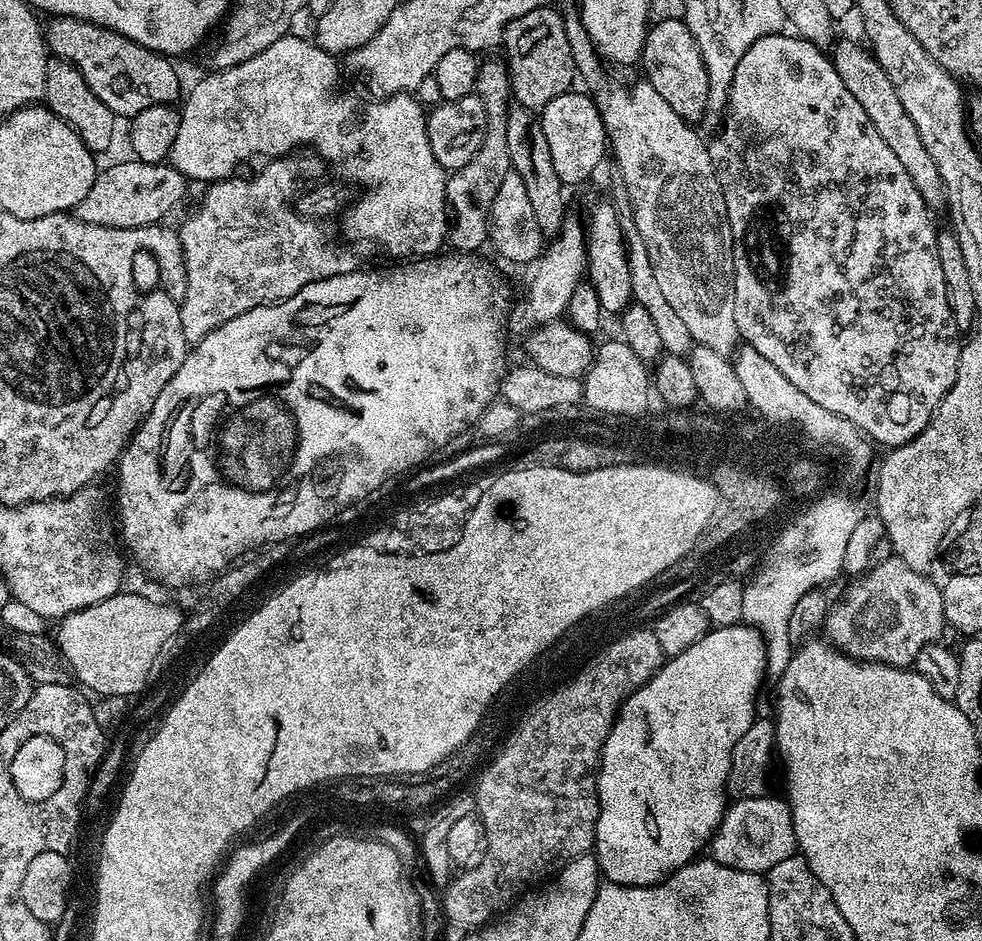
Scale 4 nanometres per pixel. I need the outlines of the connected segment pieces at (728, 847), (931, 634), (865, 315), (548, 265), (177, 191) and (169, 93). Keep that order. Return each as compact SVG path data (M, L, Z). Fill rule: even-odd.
M775 794L759 796L758 798L733 799L725 807L724 817L720 819L720 824L710 841L710 856L717 864L734 870L746 870L747 872L759 872L761 874L767 874L771 868L778 866L778 862L786 862L786 858L797 855L797 852L792 807L788 804L787 799L780 797L779 800Z
M895 554L887 556L880 564L869 568L863 576L851 581L852 589L845 594L844 600L831 605L828 618L822 628L826 639L833 648L851 656L854 660L866 660L878 664L889 664L891 668L908 668L915 665L918 650L927 644L935 644L940 639L945 626L942 588L939 583L931 584L923 572L910 570Z
M795 34L758 38L758 42L742 54L742 62L738 62L738 70L734 70L734 82L730 82L724 118L724 129L710 140L708 153L726 198L726 214L732 231L734 322L740 331L740 340L747 347L758 350L762 358L774 362L774 366L782 370L782 374L786 374L806 398L854 422L869 441L877 445L888 444L889 449L910 442L926 430L942 398L950 386L954 386L962 347L961 337L956 337L958 329L952 318L950 302L946 302L946 282L942 282L942 262L938 262L936 245L938 228L928 217L930 209L922 194L918 194L918 186L910 182L910 174L906 174L902 162L898 162L898 154L892 153L882 134L874 130L874 122L866 118L866 110L858 106L858 98L846 90L831 59L809 40Z
M572 218L565 219L563 228L543 249L540 259L535 261L531 269L533 272L532 281L528 284L528 312L536 319L537 325L550 324L567 313L570 294L574 294L574 290L585 279L587 259L585 225Z
M127 158L121 164L112 164L109 168L101 167L94 178L94 186L90 186L90 194L82 198L74 209L76 219L94 226L110 226L111 228L150 227L159 225L164 215L184 196L184 191L190 187L189 181L178 169L165 162L162 164L147 164L135 158Z
M54 16L47 22L49 24L46 24L46 43L49 53L57 60L65 60L68 64L72 64L78 70L78 74L86 78L98 102L106 102L106 106L110 106L110 110L117 118L124 118L124 116L131 118L142 114L142 110L146 110L151 104L175 105L181 99L180 76L172 65L175 63L169 57L158 54L154 50L146 50L146 46L138 46L130 42L130 38L109 28L98 26L94 22L69 16Z

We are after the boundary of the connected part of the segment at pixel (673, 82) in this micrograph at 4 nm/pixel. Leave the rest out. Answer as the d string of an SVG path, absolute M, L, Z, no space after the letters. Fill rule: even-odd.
M657 20L649 27L644 39L643 75L662 94L662 98L682 119L697 122L706 116L708 79L698 42L683 20Z

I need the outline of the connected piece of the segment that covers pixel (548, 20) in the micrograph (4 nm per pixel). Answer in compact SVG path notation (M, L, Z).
M551 6L535 8L530 14L522 14L522 18L514 18L504 27L502 49L508 55L506 67L512 83L512 95L515 103L540 113L546 102L554 102L554 98L573 87L572 79L578 73L574 66L574 58L570 54L570 42L566 38L563 15L555 12Z

